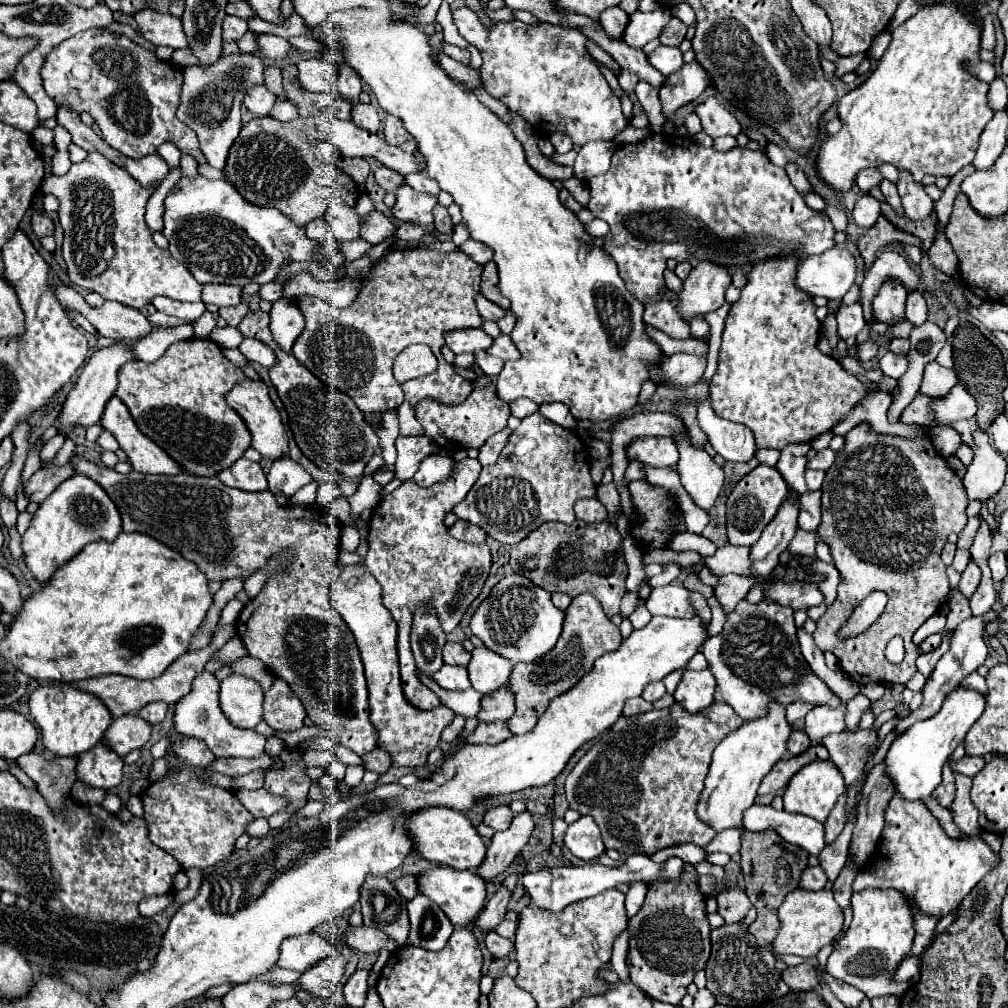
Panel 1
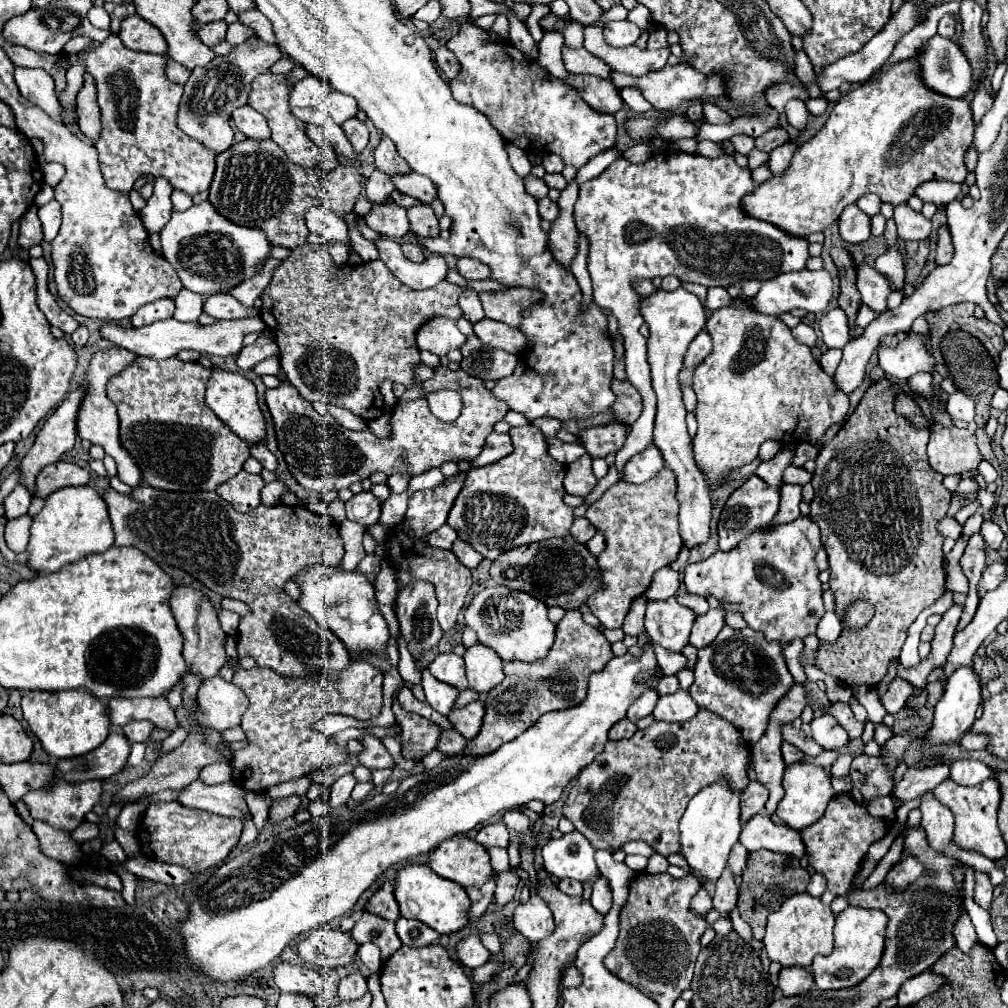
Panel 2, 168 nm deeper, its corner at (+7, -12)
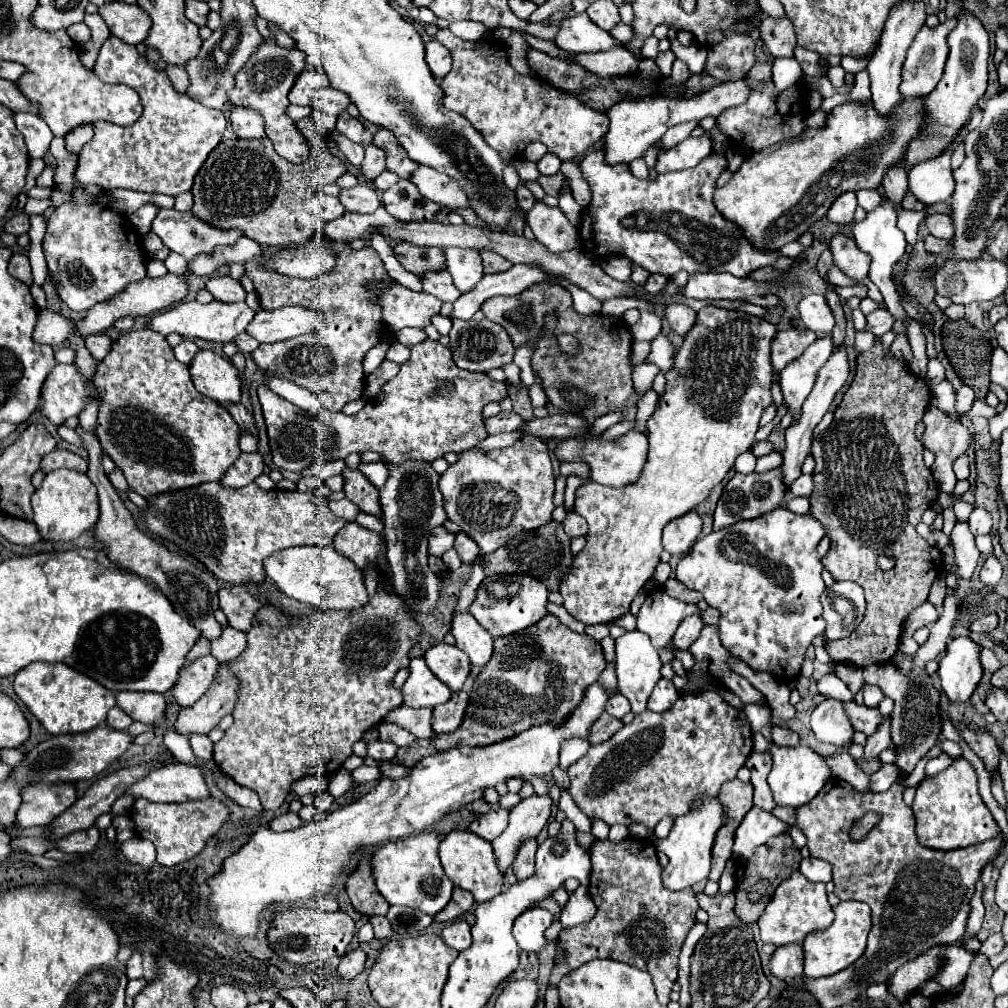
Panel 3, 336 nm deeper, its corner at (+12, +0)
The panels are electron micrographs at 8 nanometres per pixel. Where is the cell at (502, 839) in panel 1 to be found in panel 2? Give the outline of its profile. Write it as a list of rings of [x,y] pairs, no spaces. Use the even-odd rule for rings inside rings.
[[[494,875],[492,881],[488,881],[488,883],[486,883],[484,887],[480,887],[480,889],[476,889],[476,887],[468,887],[468,889],[466,889],[466,893],[468,893],[470,901],[472,901],[472,905],[470,905],[470,909],[468,909],[468,923],[478,921],[478,919],[484,915],[484,911],[488,909],[490,901],[492,901],[492,897],[494,897],[494,885],[496,885],[494,881],[496,881],[496,875]]]

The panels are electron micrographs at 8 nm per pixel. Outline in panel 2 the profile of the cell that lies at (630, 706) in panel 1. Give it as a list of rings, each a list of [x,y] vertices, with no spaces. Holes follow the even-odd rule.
[[[622,719],[620,723],[616,723],[616,727],[610,729],[608,739],[610,739],[610,741],[616,741],[616,739],[628,739],[630,735],[634,735],[634,731],[636,731],[636,725],[630,723],[628,719]]]

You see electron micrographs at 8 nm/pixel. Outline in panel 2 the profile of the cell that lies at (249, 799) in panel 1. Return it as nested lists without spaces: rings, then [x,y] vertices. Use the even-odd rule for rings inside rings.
[[[196,779],[194,783],[190,783],[180,791],[176,803],[190,809],[242,819],[248,813],[244,795],[246,791],[234,781],[222,785],[206,785],[200,779]]]

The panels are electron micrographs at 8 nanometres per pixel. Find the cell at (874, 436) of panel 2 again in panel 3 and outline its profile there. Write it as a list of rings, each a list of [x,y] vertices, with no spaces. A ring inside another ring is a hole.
[[[877,339],[869,353],[857,357],[857,373],[843,395],[841,405],[835,411],[835,419],[823,435],[813,439],[811,455],[817,461],[813,471],[815,489],[809,497],[811,515],[823,523],[827,537],[831,539],[829,553],[821,559],[823,567],[833,575],[835,581],[855,581],[865,585],[867,611],[859,627],[845,639],[835,639],[827,643],[827,653],[835,663],[851,663],[857,667],[869,667],[875,663],[887,663],[893,659],[901,639],[901,627],[909,613],[927,601],[929,589],[943,569],[943,555],[937,547],[931,547],[919,533],[917,525],[925,509],[939,495],[939,487],[923,465],[923,445],[915,437],[915,425],[921,421],[925,409],[929,407],[929,387],[923,379],[915,377],[907,365],[897,361],[891,353],[887,355]],[[879,557],[891,557],[895,567],[883,571],[877,565]]]

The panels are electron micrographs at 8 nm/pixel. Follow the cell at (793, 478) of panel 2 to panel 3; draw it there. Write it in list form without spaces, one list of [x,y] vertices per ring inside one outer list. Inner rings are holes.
[[[769,453],[769,455],[765,455],[765,457],[759,457],[759,459],[757,459],[757,467],[755,467],[755,471],[757,471],[757,473],[771,471],[771,469],[779,467],[779,465],[781,465],[781,461],[783,461],[783,455],[781,455],[781,453]]]

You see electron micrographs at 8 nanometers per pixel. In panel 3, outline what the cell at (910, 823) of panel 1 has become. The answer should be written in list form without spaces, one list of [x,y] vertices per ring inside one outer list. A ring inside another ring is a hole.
[[[837,753],[825,757],[827,765],[831,767],[833,775],[847,781],[855,791],[859,793],[869,793],[869,775],[865,775],[853,761],[849,753]]]

